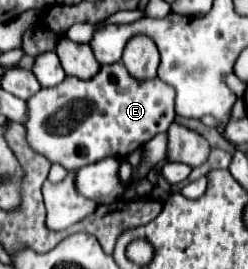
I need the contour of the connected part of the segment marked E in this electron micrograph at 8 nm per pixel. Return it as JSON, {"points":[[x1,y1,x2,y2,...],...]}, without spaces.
{"points":[[114,62,112,66,100,66,100,74,90,80,80,78,64,78,60,86,54,88,42,88,32,98,26,100,28,106,28,122,24,122,26,128,26,142,48,158,50,162,62,164,66,170,78,170,86,164,98,162,108,156,128,156,136,148,144,146,148,140,152,140,156,134,166,132,168,126,174,122,174,90,172,86,160,82,160,78,152,78,148,82,140,82,138,78,132,78,128,70,124,70,122,62]]}

